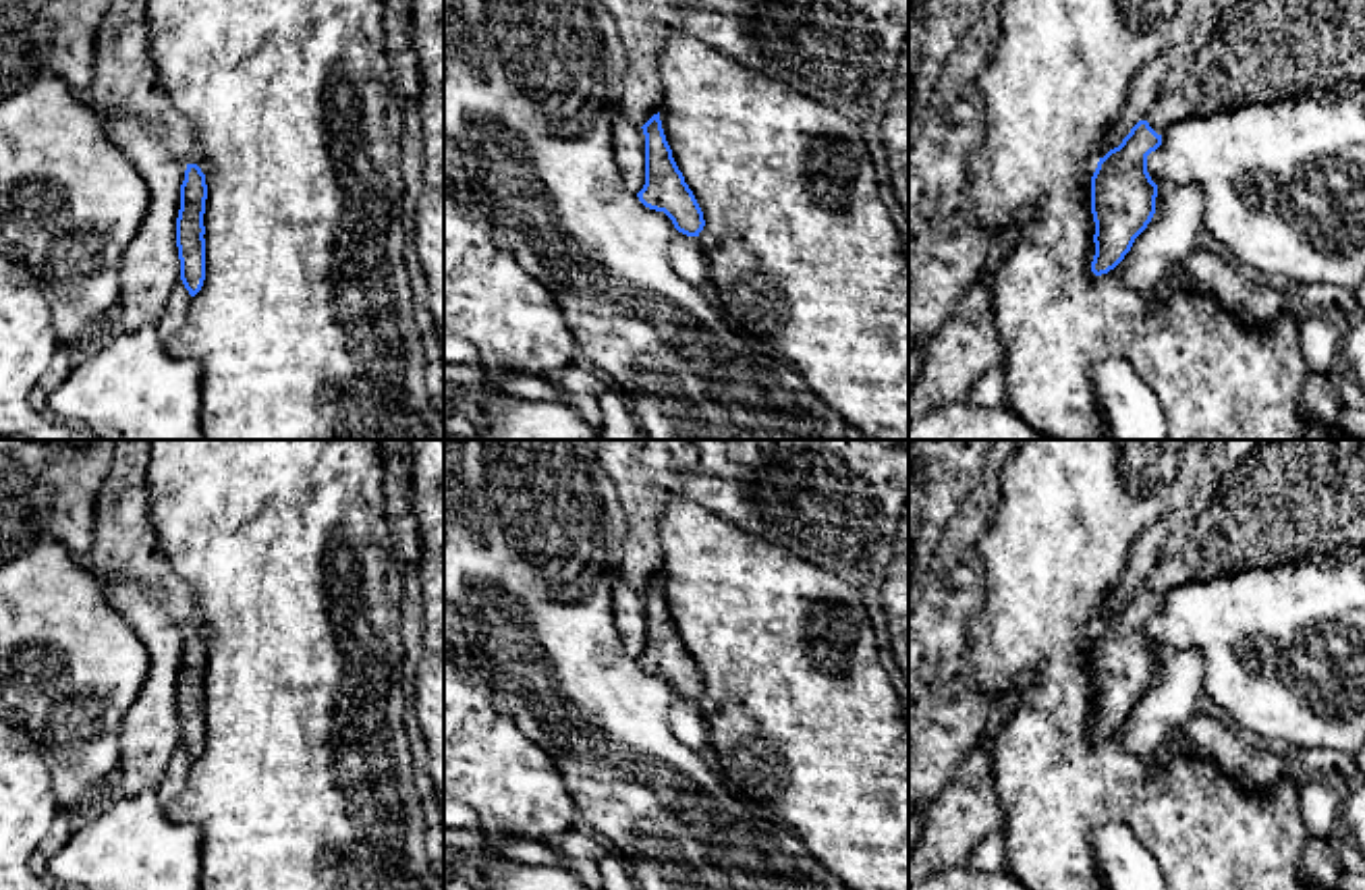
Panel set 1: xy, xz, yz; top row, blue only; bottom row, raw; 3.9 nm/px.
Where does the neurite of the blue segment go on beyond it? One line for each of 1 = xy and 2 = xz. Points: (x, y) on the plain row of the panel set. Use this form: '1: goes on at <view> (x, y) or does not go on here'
1: does not go on here
2: does not go on here

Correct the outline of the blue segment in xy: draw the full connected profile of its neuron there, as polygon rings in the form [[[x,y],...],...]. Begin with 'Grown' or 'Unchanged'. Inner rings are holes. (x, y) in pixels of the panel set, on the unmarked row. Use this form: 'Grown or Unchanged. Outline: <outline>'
Unchanged. Outline: [[[187,629],[180,649],[180,674],[176,683],[176,712],[180,724],[180,745],[191,761],[195,761],[205,745],[205,639],[197,629]]]

